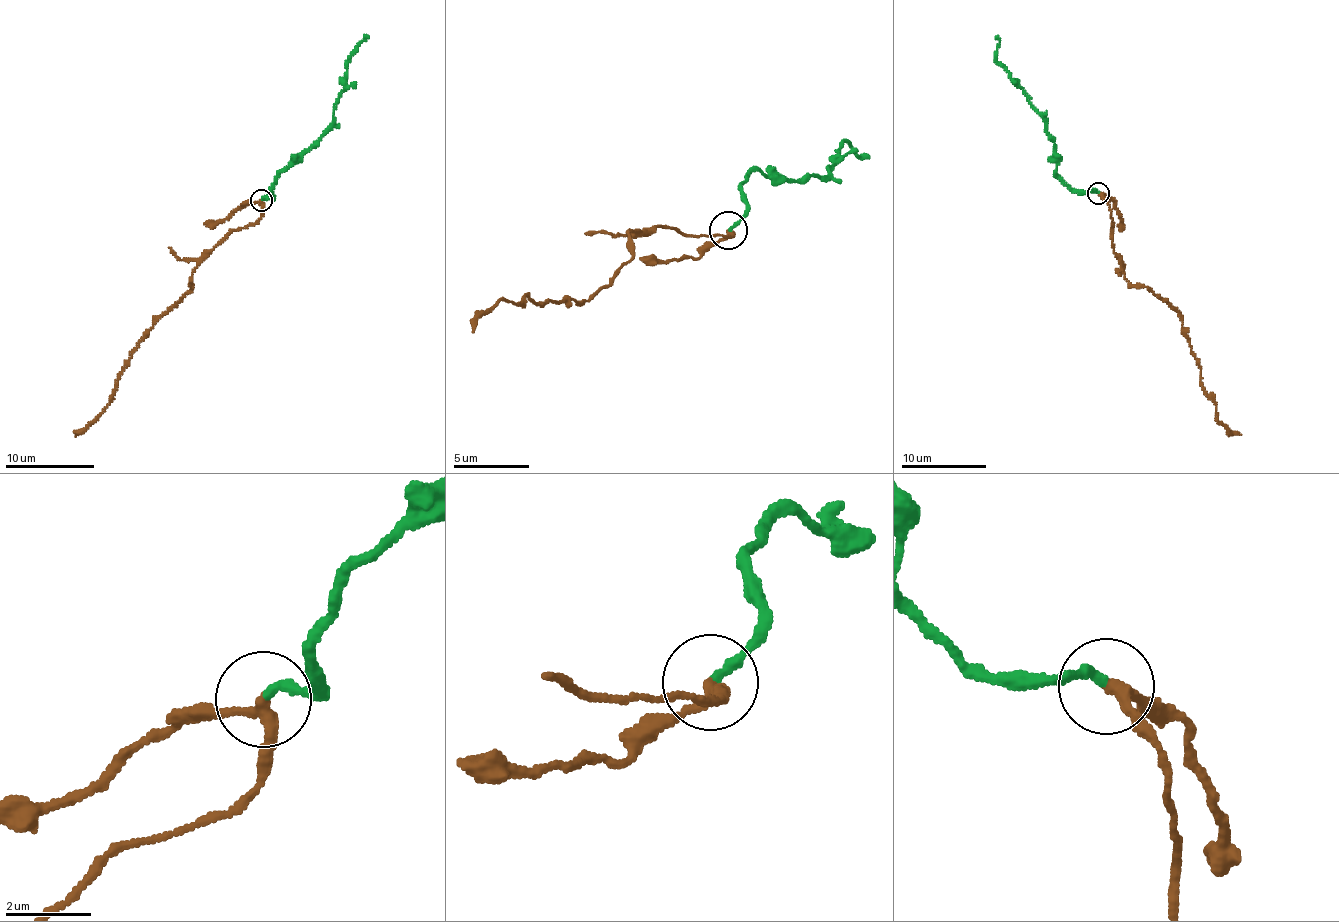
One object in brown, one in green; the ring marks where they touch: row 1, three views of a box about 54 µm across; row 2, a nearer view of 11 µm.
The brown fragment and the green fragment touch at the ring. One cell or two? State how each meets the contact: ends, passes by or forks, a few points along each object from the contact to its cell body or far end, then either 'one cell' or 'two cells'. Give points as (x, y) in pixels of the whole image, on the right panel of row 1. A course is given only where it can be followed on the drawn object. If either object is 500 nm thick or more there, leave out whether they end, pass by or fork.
brown passes by; green ends; course brown (1099, 192), (1111, 213), (1110, 238), (1120, 270), (1132, 285), (1147, 286), (1175, 307), (1215, 415), (1241, 434); course green (1099, 192), (1070, 190), (1056, 172), (1056, 147), (1039, 113), (996, 59), (1000, 41), (996, 37); one cell

